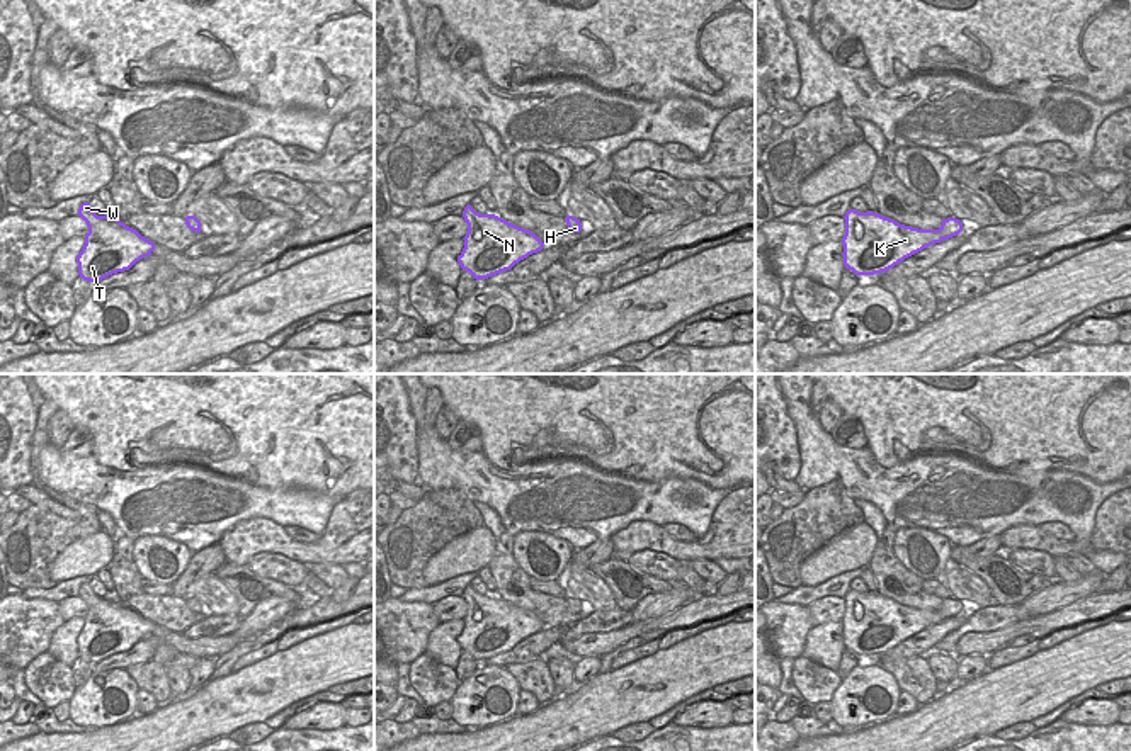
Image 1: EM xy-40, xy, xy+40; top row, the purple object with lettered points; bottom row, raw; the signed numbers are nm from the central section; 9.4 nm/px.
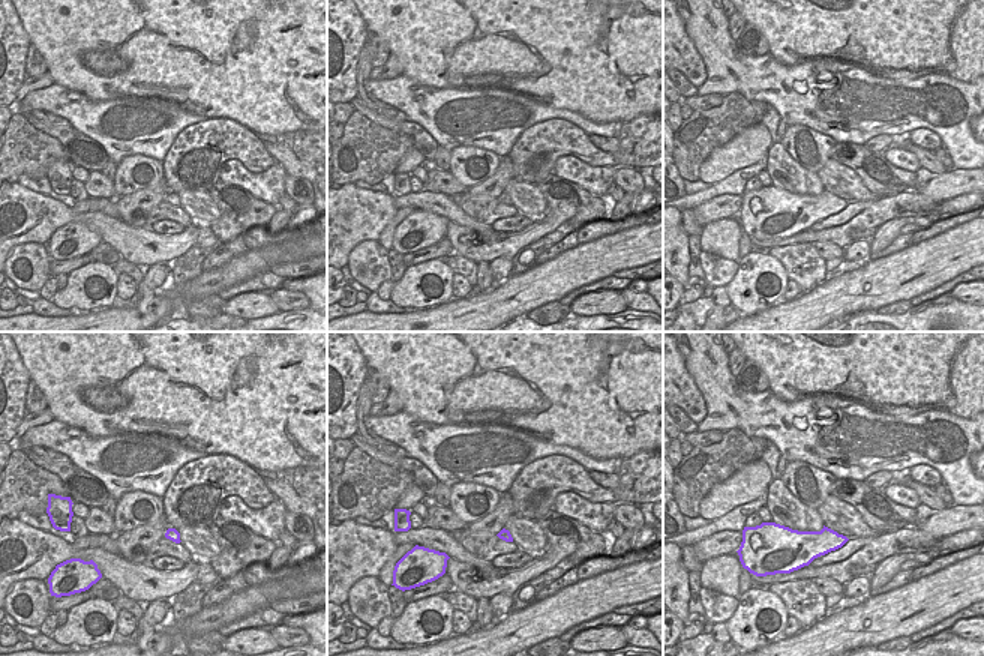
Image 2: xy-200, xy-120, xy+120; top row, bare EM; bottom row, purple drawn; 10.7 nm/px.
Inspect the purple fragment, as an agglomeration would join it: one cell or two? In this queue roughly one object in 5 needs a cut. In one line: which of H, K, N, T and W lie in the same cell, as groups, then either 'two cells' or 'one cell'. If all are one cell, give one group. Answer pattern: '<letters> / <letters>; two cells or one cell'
H K N T W; one cell

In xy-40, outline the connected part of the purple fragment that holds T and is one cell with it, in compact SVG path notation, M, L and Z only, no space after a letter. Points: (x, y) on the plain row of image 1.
M88 583L78 590L87 603L85 625L77 637L78 656L99 663L112 654L129 651L136 642L150 637L155 624L126 607L117 596L97 596Z

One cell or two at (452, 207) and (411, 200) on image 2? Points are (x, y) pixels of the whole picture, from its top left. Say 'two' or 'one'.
one

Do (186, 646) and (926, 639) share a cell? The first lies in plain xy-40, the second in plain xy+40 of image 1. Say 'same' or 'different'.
different

